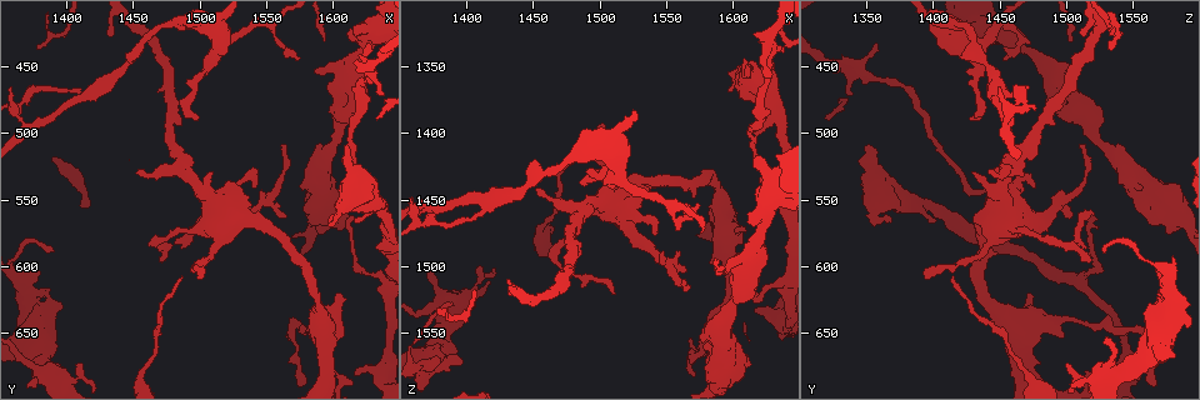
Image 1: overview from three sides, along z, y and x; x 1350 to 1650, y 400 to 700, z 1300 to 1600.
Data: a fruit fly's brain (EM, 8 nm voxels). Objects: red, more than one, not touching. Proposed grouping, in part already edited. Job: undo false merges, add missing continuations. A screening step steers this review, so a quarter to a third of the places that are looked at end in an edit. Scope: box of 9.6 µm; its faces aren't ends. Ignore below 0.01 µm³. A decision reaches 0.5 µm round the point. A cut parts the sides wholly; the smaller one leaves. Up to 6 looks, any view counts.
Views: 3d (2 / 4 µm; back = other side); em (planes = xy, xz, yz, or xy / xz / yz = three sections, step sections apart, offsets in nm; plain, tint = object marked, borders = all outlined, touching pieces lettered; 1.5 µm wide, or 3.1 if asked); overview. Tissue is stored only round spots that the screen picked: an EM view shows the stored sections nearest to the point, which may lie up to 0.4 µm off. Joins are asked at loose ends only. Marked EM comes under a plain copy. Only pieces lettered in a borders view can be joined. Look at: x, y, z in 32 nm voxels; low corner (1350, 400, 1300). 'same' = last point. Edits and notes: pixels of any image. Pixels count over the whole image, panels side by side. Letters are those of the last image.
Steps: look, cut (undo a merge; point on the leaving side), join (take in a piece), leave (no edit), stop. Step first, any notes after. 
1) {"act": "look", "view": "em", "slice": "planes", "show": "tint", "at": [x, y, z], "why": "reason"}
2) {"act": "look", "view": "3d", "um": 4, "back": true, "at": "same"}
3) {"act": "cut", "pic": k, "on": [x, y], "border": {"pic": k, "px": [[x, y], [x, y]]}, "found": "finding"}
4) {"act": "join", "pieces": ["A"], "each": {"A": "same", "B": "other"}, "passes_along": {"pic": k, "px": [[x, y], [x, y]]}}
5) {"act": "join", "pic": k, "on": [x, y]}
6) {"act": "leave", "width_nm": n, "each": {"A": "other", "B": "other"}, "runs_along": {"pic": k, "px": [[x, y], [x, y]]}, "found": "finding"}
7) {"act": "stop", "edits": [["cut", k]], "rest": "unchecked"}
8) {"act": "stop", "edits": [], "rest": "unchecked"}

{"act": "look", "view": "3d", "um": 2, "at": [1620, 546, 1438], "why": "thin end"}

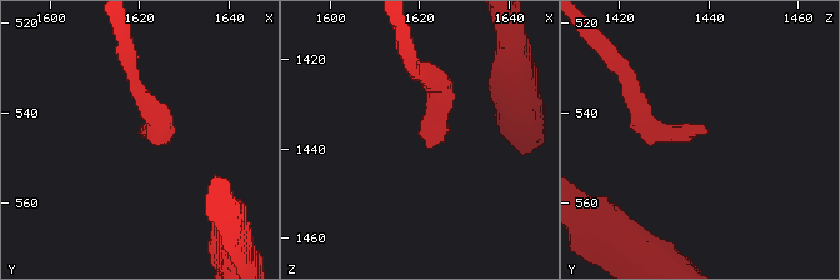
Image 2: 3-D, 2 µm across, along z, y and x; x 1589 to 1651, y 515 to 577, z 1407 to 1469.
{"act": "look", "view": "em", "slice": "planes", "show": "tint", "at": [1621, 545, 1439], "why": "now the EM"}

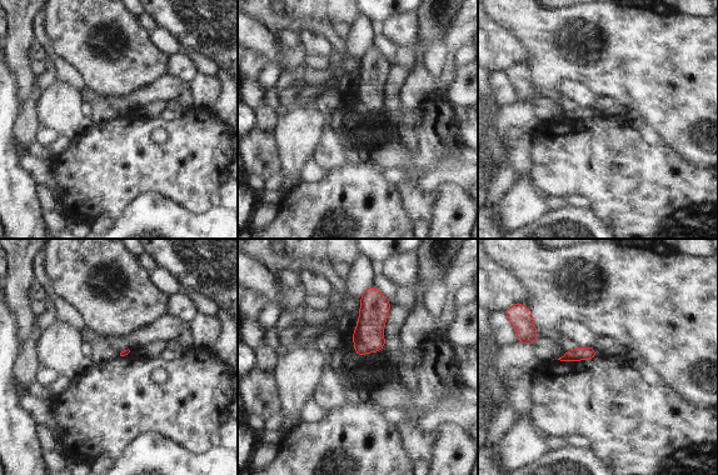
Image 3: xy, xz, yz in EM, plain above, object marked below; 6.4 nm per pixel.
{"act": "look", "view": "em", "slice": "planes", "show": "borders", "at": "same"}

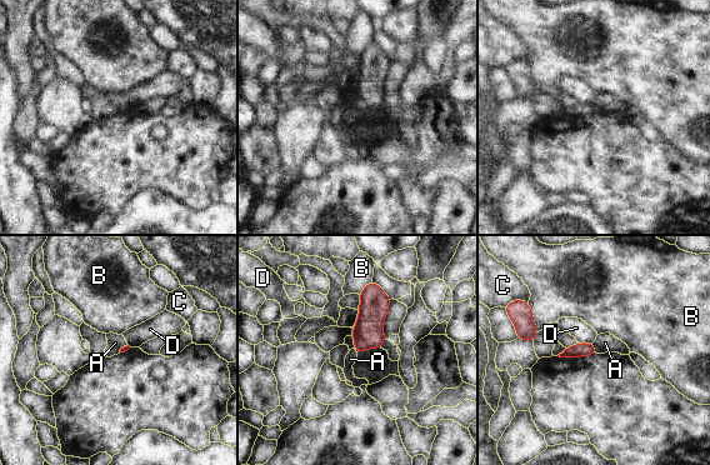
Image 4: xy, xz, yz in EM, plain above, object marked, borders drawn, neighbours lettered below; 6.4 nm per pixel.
{"act": "leave", "each": {"A": "other", "B": "other", "C": "other", "D": "other"}, "border": {"pic": 4, "px": [[591, 343], [598, 353]]}, "found": "none of them fits"}

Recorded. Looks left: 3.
{"act": "look", "view": "em", "slice": "planes", "show": "borders", "at": [1624, 432, 1356], "why": "tapers out"}

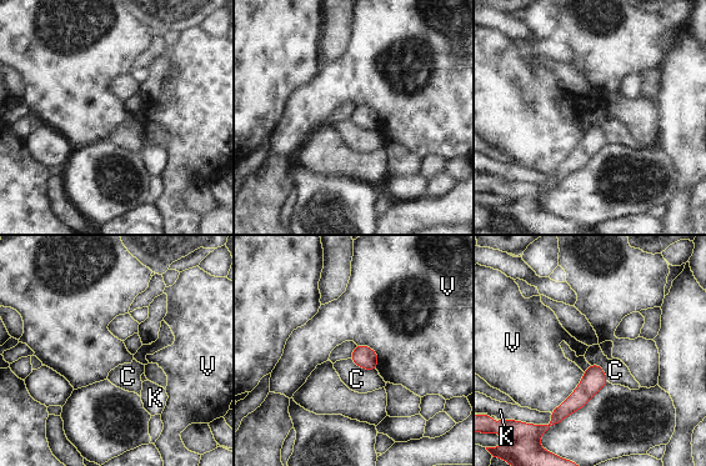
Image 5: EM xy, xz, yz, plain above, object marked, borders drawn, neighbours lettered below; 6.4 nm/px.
{"act": "leave", "width_nm": 140, "each": {"C": "other", "K": "other", "V": "other"}, "found": "no lettered piece goes on from it"}

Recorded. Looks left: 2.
{"act": "look", "view": "em", "slice": "yz", "step": 4, "show": "borders", "at": [1540, 544, 1476], "why": "tapers out"}

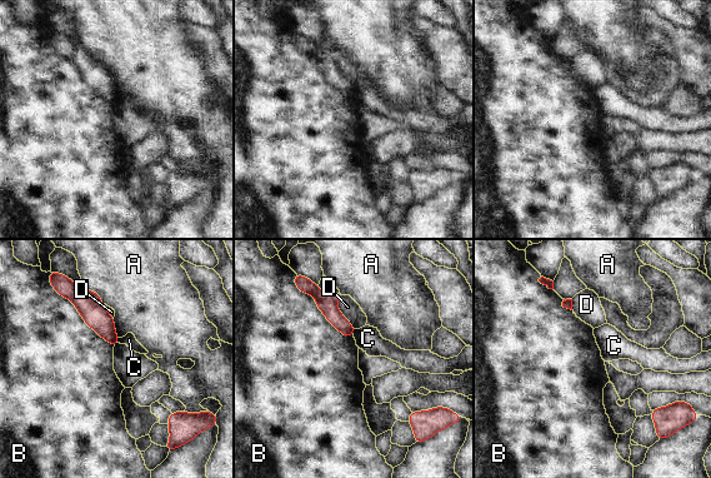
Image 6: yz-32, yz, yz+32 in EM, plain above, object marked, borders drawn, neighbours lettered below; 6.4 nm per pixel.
{"act": "leave", "each": {"A": "other", "B": "other", "C": "other", "D": "other"}, "border": {"pic": 6, "px": [[58, 293], [114, 345]]}, "found": "no lettered piece goes on from it"}

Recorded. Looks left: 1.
{"act": "stop", "edits": [], "rest": "unchecked"}

